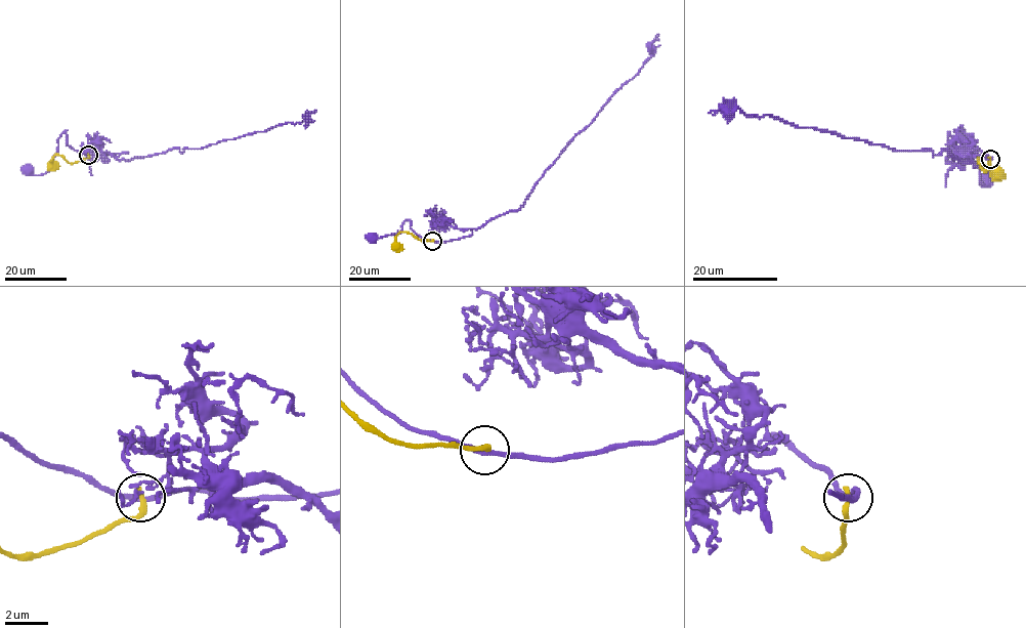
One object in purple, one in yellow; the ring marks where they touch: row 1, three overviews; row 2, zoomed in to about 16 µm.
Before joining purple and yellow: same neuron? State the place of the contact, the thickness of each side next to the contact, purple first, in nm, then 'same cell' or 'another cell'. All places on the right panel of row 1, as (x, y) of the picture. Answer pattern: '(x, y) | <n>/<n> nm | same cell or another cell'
(990, 159) | 240/280 nm | another cell

